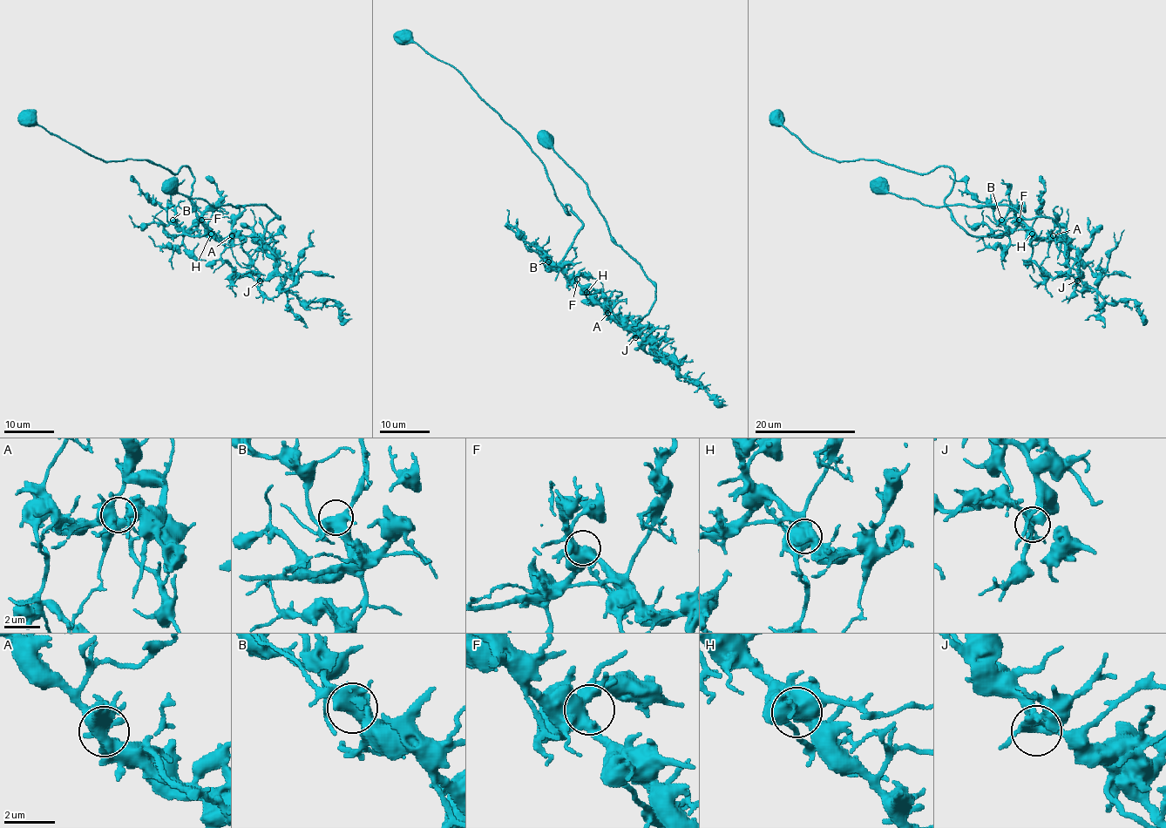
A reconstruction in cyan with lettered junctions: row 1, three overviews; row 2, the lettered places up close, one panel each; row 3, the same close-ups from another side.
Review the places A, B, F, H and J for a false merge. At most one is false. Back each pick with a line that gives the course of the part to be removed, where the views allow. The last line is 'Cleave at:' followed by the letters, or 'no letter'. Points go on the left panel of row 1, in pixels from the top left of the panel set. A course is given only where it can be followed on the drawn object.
H: (210, 233), (238, 277), (272, 272), (264, 229), (280, 217), (267, 206), (215, 206), (165, 181)
Cleave at: H

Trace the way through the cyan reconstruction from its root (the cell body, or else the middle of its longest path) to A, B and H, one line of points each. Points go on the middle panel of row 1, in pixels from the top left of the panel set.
A: (402, 35), (451, 64), (540, 160), (558, 201), (569, 215), (568, 205), (582, 224), (560, 269), (607, 313)
B: (402, 35), (451, 64), (522, 137), (566, 213), (568, 205), (580, 220), (563, 261), (548, 261)
H: (402, 35), (451, 64), (540, 160), (566, 213), (568, 205), (580, 220), (560, 269), (586, 292)

